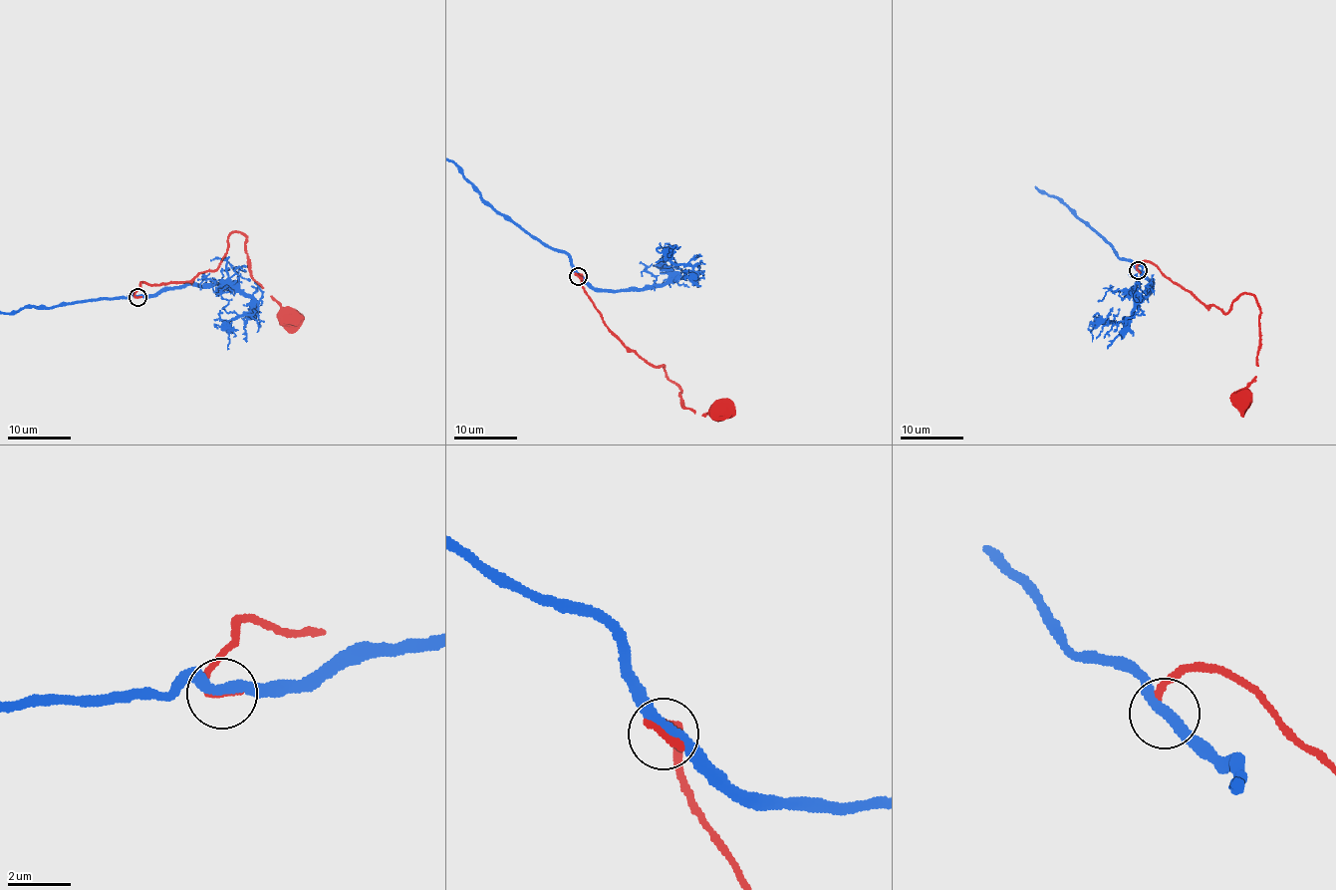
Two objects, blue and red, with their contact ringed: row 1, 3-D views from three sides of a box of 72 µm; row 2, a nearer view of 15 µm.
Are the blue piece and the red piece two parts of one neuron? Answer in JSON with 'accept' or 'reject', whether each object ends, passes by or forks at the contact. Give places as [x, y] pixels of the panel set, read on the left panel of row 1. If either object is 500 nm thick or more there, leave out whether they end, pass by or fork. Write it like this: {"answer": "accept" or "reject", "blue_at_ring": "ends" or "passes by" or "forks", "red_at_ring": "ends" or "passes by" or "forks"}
{"answer": "accept", "blue_at_ring": "passes by", "red_at_ring": "ends"}

